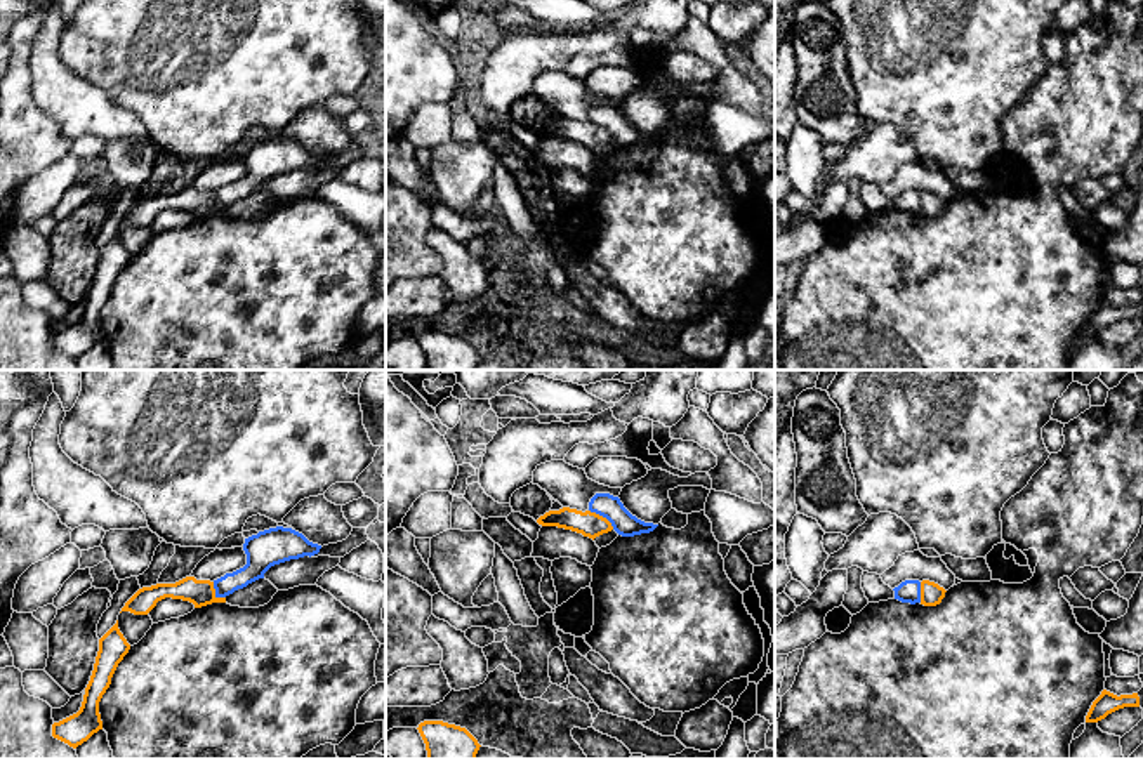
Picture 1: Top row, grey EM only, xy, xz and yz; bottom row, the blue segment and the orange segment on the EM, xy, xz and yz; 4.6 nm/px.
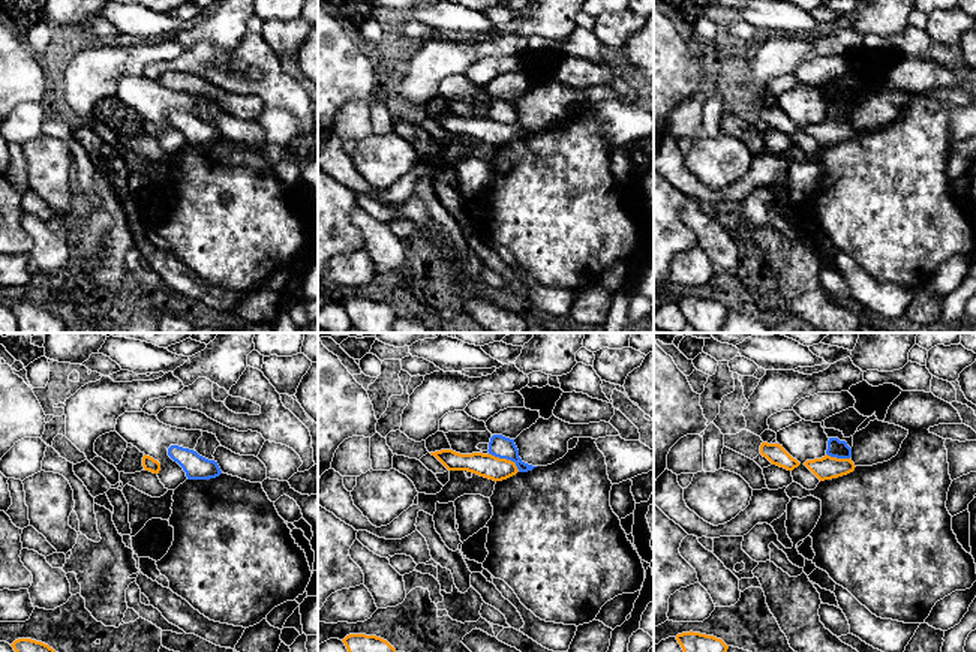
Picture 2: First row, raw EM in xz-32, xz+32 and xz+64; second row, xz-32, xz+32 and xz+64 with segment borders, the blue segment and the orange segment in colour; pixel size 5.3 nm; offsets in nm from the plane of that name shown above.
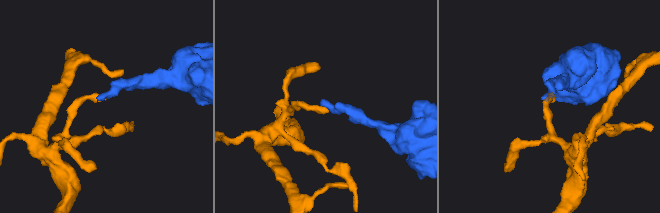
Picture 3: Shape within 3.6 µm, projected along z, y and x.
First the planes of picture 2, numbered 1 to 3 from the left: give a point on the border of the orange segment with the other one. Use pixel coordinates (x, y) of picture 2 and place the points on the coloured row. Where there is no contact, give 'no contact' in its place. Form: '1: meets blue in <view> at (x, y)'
1: no contact
2: meets blue in xz+32 at (505, 457)
3: meets blue in xz+64 at (838, 457)

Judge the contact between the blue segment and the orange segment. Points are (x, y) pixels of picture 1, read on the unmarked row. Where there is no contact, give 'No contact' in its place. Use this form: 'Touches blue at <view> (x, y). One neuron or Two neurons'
Touches blue at xz (603, 127). Two neurons

